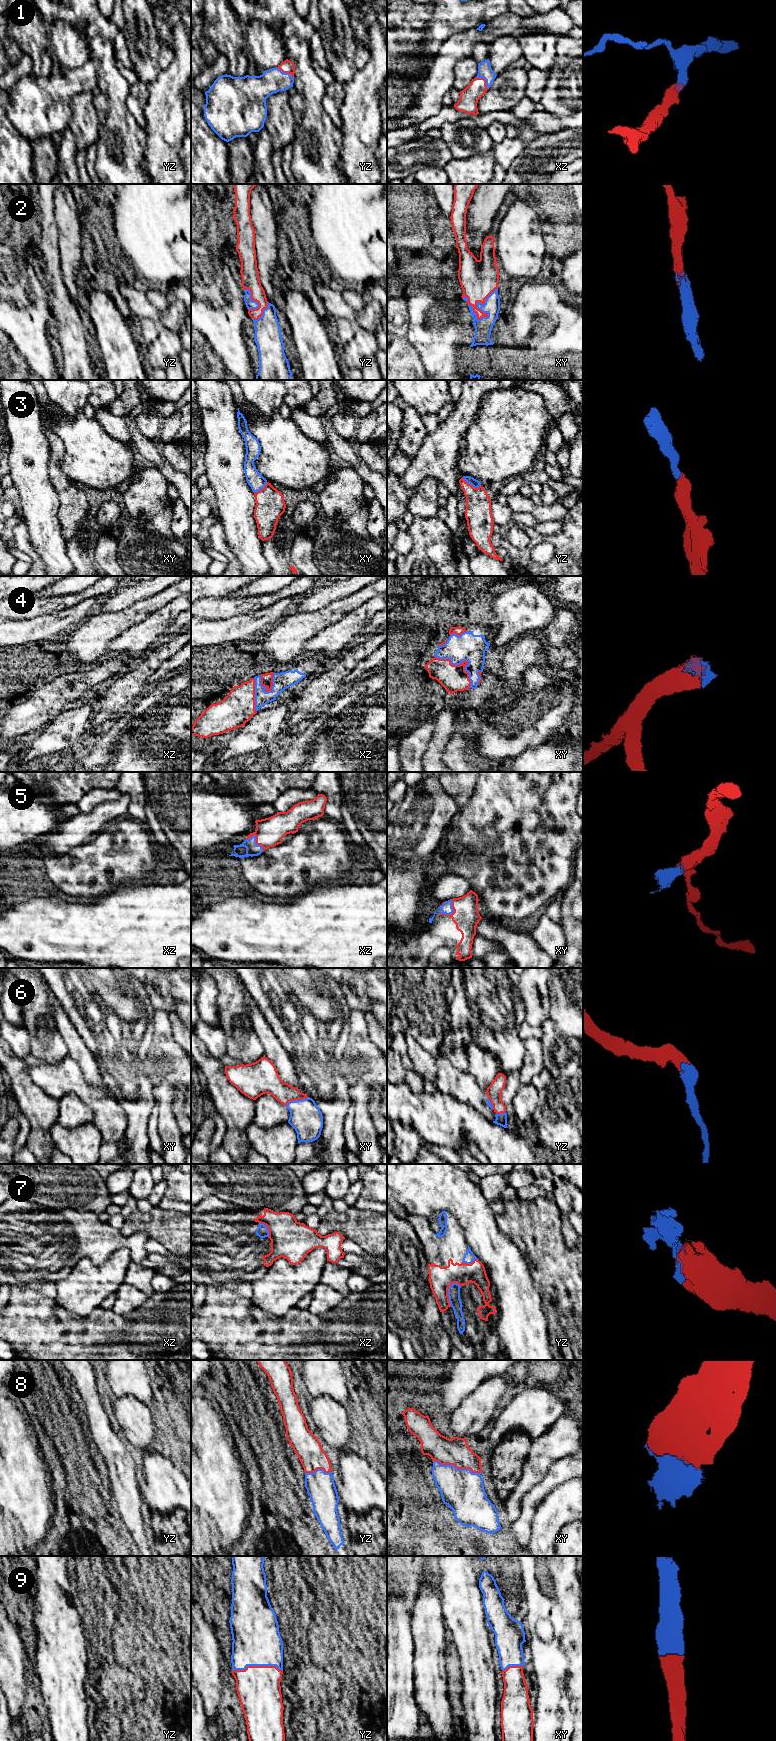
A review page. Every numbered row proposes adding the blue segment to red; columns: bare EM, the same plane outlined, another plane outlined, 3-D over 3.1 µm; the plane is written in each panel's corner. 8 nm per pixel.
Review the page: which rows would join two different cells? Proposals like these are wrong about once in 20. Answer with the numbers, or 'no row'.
no row

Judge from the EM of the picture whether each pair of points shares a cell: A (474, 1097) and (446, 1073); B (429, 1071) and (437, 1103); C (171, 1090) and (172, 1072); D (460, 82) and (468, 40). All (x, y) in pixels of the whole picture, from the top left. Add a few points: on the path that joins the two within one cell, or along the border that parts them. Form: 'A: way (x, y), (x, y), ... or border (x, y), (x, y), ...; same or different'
A: way (467, 1091), (453, 1080); same
B: border (436, 1090), (430, 1093), (423, 1092); different
C: border (157, 1083), (167, 1081), (180, 1091); different
D: border (470, 56), (461, 59), (455, 65), (453, 80); different

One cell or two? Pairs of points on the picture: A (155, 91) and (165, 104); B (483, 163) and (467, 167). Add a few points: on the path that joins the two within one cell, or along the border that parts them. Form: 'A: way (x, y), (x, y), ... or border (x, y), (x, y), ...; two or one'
A: way (158, 94), (165, 101); one
B: way (479, 167), (471, 167); one

